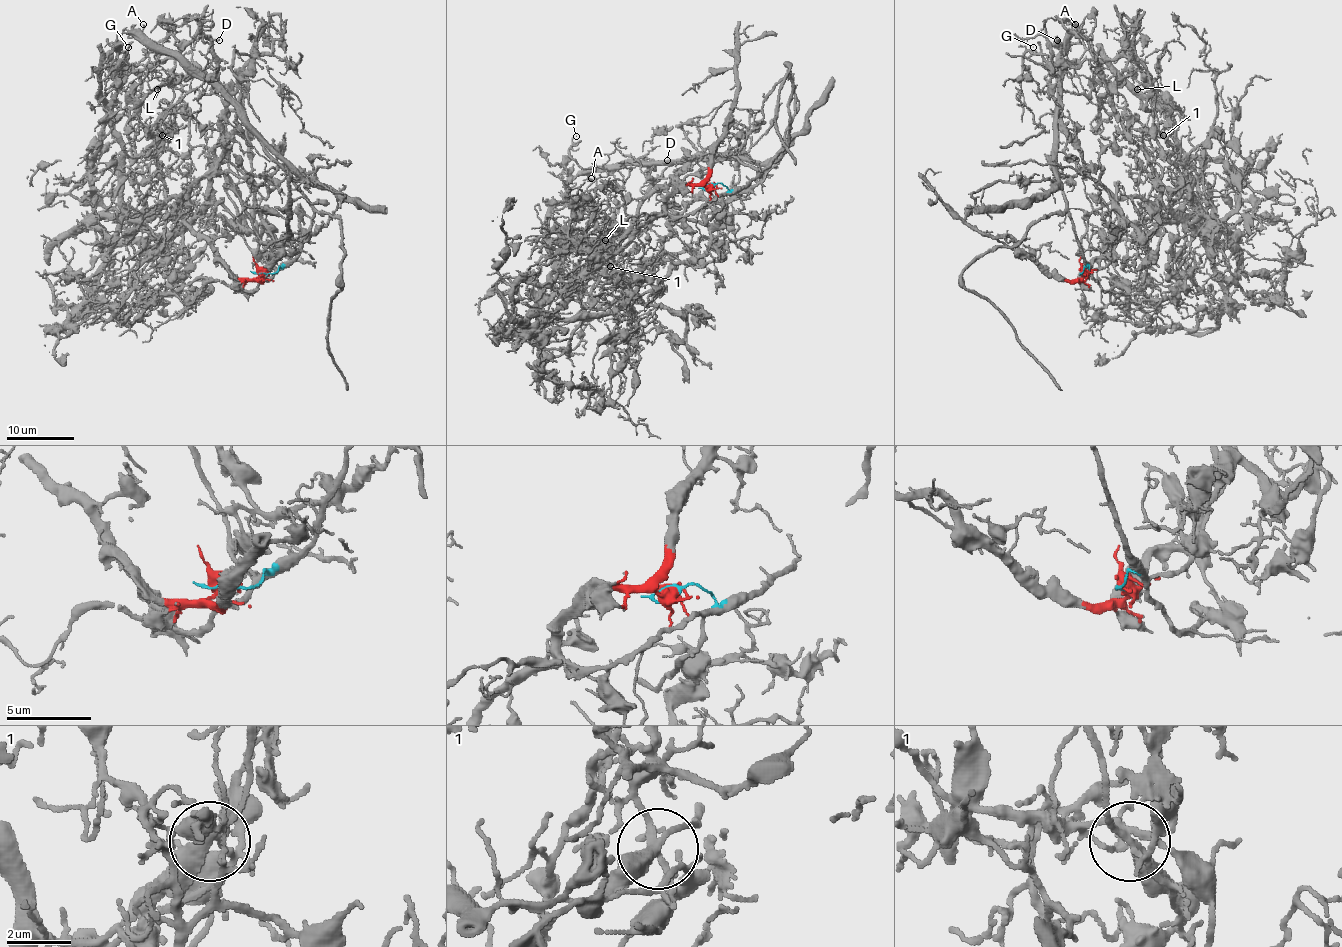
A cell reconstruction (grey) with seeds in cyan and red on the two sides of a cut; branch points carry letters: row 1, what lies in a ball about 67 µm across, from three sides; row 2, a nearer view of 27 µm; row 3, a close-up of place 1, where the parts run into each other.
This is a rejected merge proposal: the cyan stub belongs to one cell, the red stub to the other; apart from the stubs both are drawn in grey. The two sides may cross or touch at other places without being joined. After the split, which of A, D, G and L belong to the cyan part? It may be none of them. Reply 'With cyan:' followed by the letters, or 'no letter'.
With cyan: A, D, G

